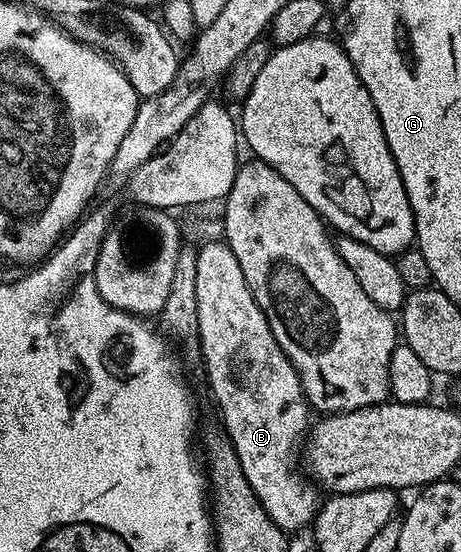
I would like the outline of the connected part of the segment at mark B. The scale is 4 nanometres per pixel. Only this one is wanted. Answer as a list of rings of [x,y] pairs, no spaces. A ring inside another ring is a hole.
[[[206,240],[201,244],[203,246],[197,247],[196,256],[197,340],[200,362],[206,365],[206,382],[222,413],[225,437],[229,438],[240,460],[240,468],[244,468],[244,480],[252,484],[252,492],[260,500],[264,512],[268,512],[283,532],[302,530],[305,526],[307,529],[318,512],[320,490],[304,476],[299,463],[298,466],[294,463],[294,457],[297,454],[299,457],[300,447],[307,437],[312,422],[311,407],[303,395],[298,373],[292,368],[288,356],[284,356],[280,344],[276,344],[276,336],[272,336],[272,328],[268,328],[268,320],[248,288],[248,280],[244,280],[244,272],[240,272],[232,248],[222,240]]]

